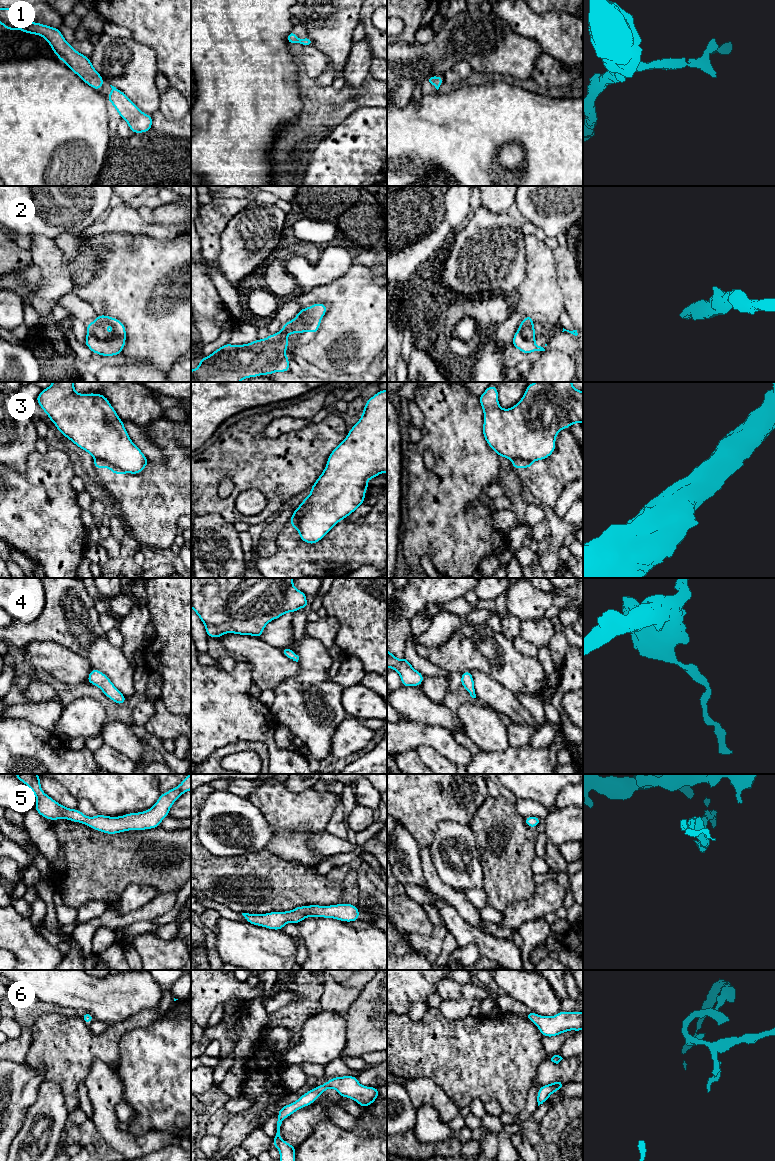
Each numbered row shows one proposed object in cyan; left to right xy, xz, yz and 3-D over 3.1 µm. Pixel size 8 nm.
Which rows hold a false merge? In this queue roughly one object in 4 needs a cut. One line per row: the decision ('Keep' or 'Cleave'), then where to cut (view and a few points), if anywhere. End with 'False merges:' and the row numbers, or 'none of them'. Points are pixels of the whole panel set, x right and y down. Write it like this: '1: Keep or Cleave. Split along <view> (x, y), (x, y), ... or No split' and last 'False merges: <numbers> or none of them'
1: Keep. No split
2: Keep. No split
3: Cleave. Split along xy (95, 458), (105, 460), (127, 472)
4: Keep. No split
5: Keep. No split
6: Keep. No split
False merges: 3

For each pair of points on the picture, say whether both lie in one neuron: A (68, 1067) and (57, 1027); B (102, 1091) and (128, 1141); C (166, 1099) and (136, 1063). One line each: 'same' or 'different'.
A: same
B: same
C: same

